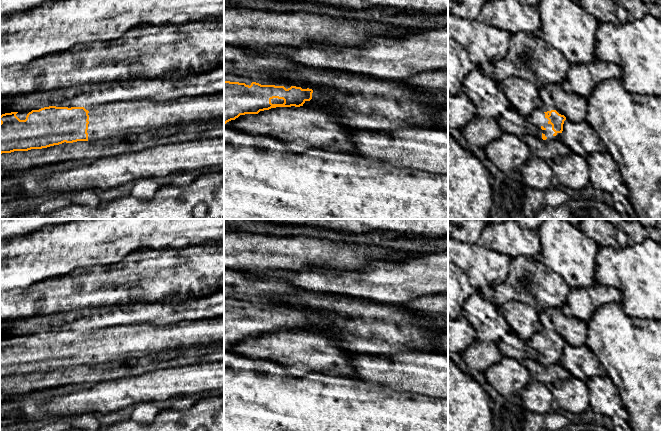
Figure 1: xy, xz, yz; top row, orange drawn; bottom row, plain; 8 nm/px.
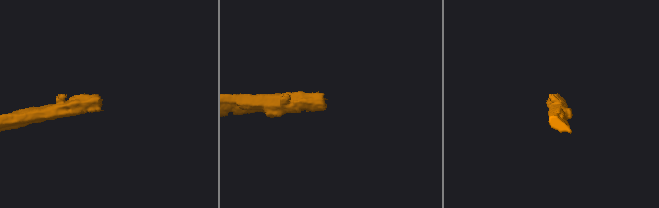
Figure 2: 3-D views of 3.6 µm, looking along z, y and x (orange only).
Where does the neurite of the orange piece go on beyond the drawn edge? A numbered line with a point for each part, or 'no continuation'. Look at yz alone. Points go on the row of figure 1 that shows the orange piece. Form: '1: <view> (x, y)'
1: yz (537, 117)

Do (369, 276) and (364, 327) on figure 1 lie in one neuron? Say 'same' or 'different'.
different

